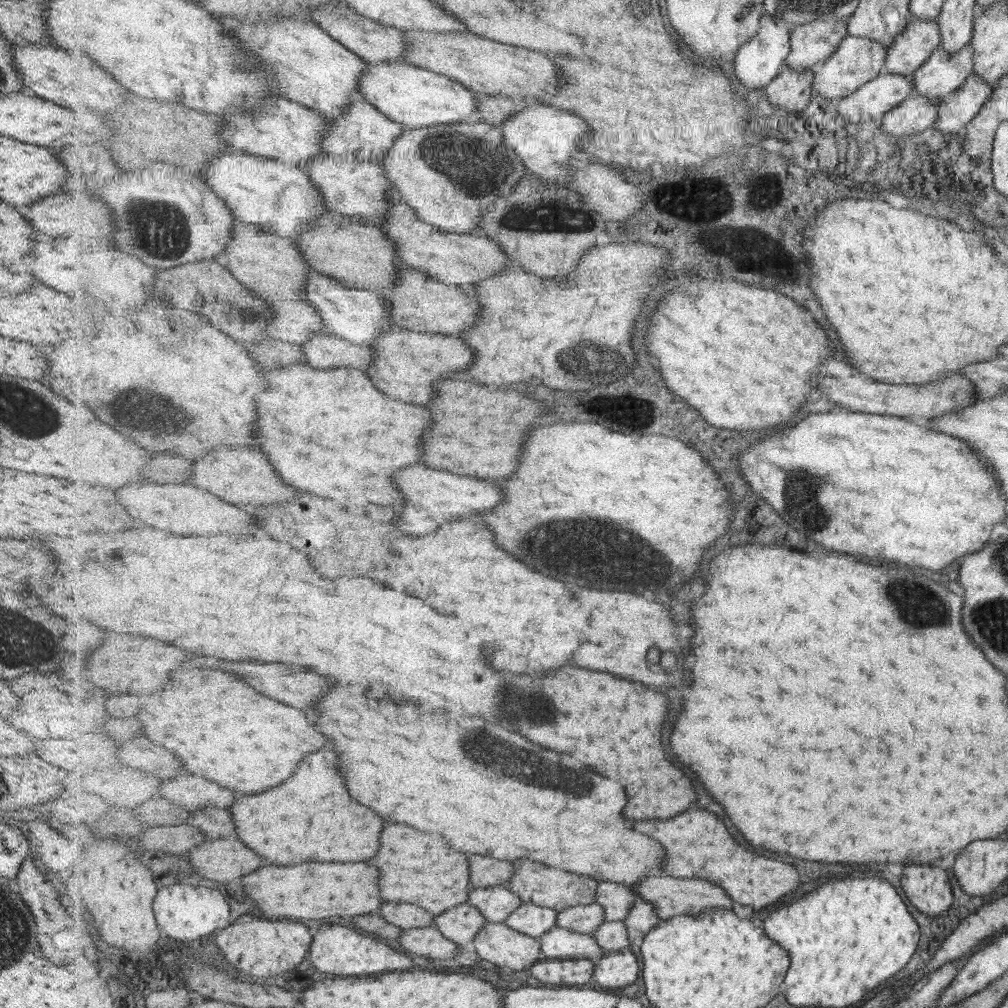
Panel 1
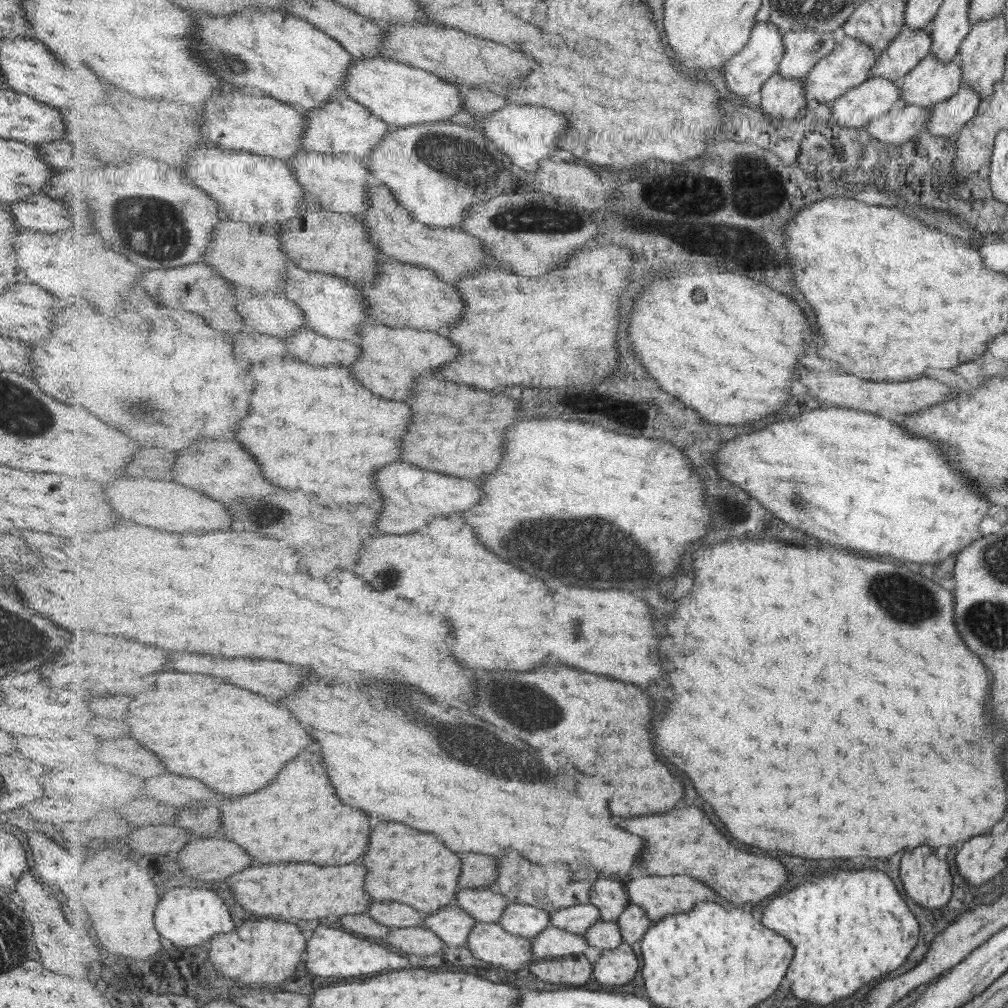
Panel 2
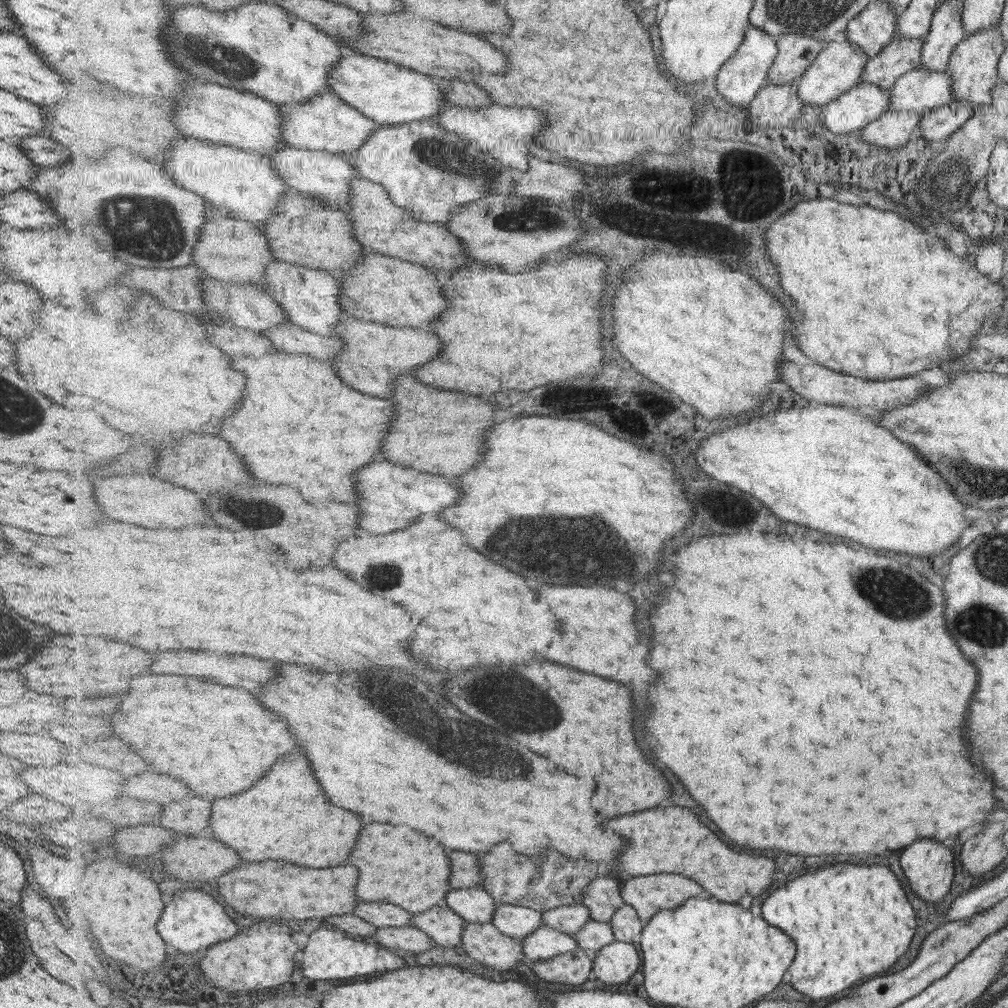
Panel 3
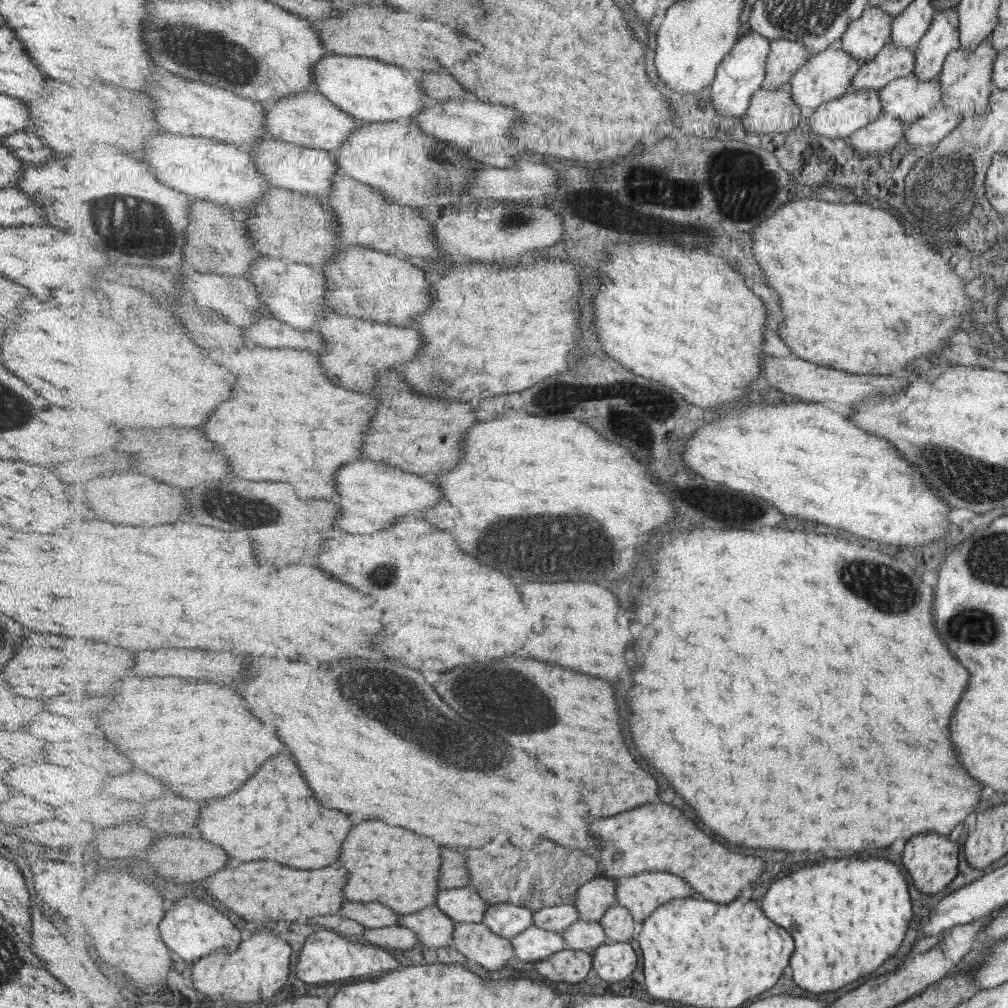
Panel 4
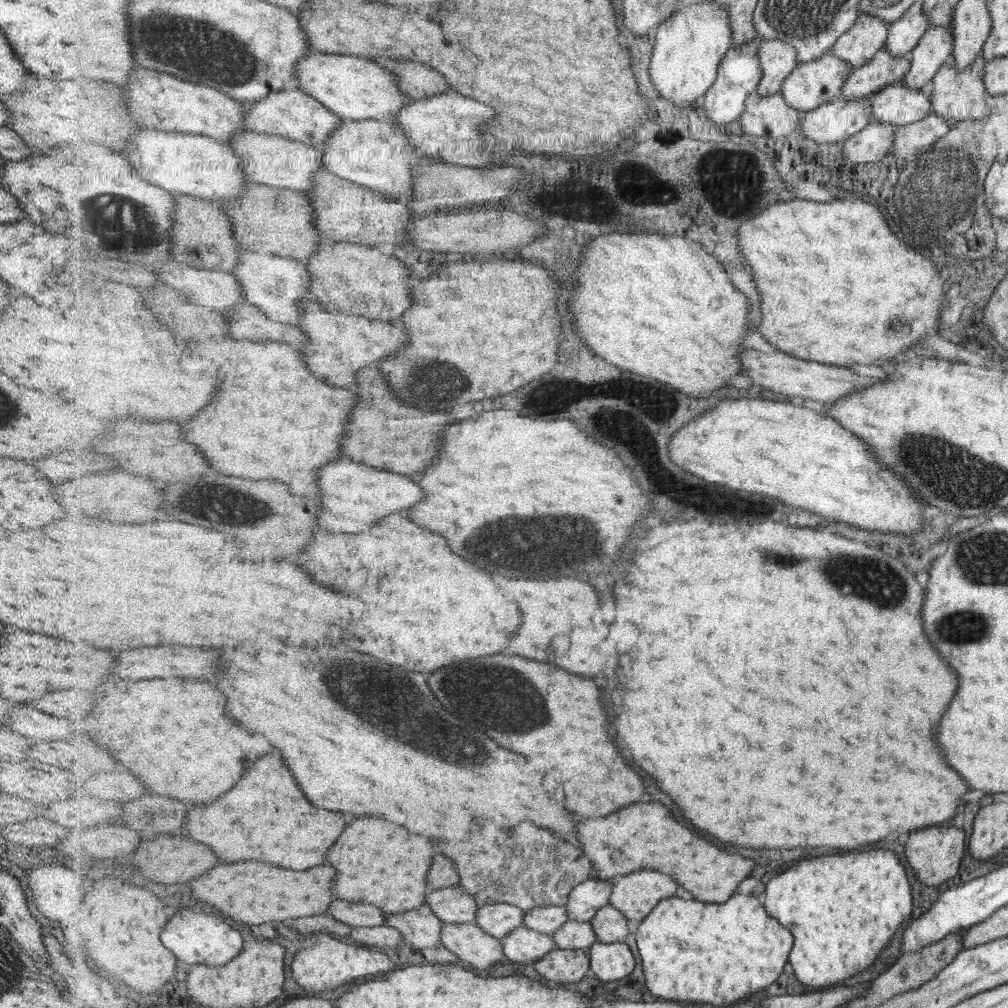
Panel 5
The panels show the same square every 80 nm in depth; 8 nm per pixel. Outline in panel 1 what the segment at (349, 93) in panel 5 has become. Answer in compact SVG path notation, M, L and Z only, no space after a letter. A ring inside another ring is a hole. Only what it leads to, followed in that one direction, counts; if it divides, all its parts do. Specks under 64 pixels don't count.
M403 60L369 63L365 75L361 76L359 92L360 99L373 104L409 130L458 124L465 120L465 116L478 116L475 92L443 74L423 70Z

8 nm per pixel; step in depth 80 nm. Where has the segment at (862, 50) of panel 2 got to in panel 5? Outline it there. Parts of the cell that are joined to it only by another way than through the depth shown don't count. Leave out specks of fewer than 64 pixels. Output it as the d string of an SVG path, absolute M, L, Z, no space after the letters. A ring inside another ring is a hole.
M829 51L811 62L801 62L796 70L783 83L782 91L785 102L802 114L816 110L819 106L841 97L845 81L853 74L855 67L845 59Z

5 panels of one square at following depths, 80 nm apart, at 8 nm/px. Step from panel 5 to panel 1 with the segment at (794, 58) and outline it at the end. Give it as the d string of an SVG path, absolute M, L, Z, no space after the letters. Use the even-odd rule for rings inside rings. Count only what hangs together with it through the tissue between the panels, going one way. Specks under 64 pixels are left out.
M821 18L799 25L792 31L792 52L787 66L795 72L816 69L837 52L847 34L847 19Z

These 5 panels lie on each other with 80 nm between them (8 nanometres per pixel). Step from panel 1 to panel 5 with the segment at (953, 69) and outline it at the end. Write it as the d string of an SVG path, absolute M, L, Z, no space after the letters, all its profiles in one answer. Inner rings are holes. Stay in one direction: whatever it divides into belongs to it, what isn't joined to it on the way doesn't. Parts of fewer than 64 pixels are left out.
M905 81L887 86L871 97L873 121L906 126L920 121L931 112L928 88L913 90Z

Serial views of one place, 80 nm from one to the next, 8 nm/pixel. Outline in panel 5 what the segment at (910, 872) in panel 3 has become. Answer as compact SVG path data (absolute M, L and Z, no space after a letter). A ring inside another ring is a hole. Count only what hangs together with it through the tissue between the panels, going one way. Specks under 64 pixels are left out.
M953 826L925 828L911 834L907 842L907 862L915 871L918 882L925 886L937 886L957 874L963 850L965 850L965 836L961 828L953 828Z

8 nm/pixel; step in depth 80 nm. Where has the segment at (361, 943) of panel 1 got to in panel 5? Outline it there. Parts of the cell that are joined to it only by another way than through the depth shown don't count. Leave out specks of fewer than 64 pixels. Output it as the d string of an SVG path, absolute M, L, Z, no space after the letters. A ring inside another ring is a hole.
M316 933L307 937L302 948L295 952L291 964L292 978L307 992L318 992L325 989L339 988L351 980L377 974L381 970L389 972L397 966L376 948L361 944L345 944L329 933Z

